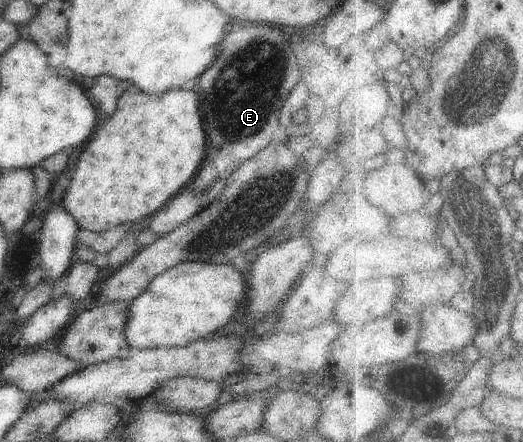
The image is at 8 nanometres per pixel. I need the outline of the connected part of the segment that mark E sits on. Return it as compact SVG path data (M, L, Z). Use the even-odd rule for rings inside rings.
M244 26L244 28L228 32L221 40L216 60L197 78L199 108L207 144L201 167L185 186L195 191L208 190L218 178L228 179L245 160L256 156L275 140L276 136L282 132L279 126L279 114L283 102L301 80L298 59L290 48L290 38L288 34L280 30L280 27Z

